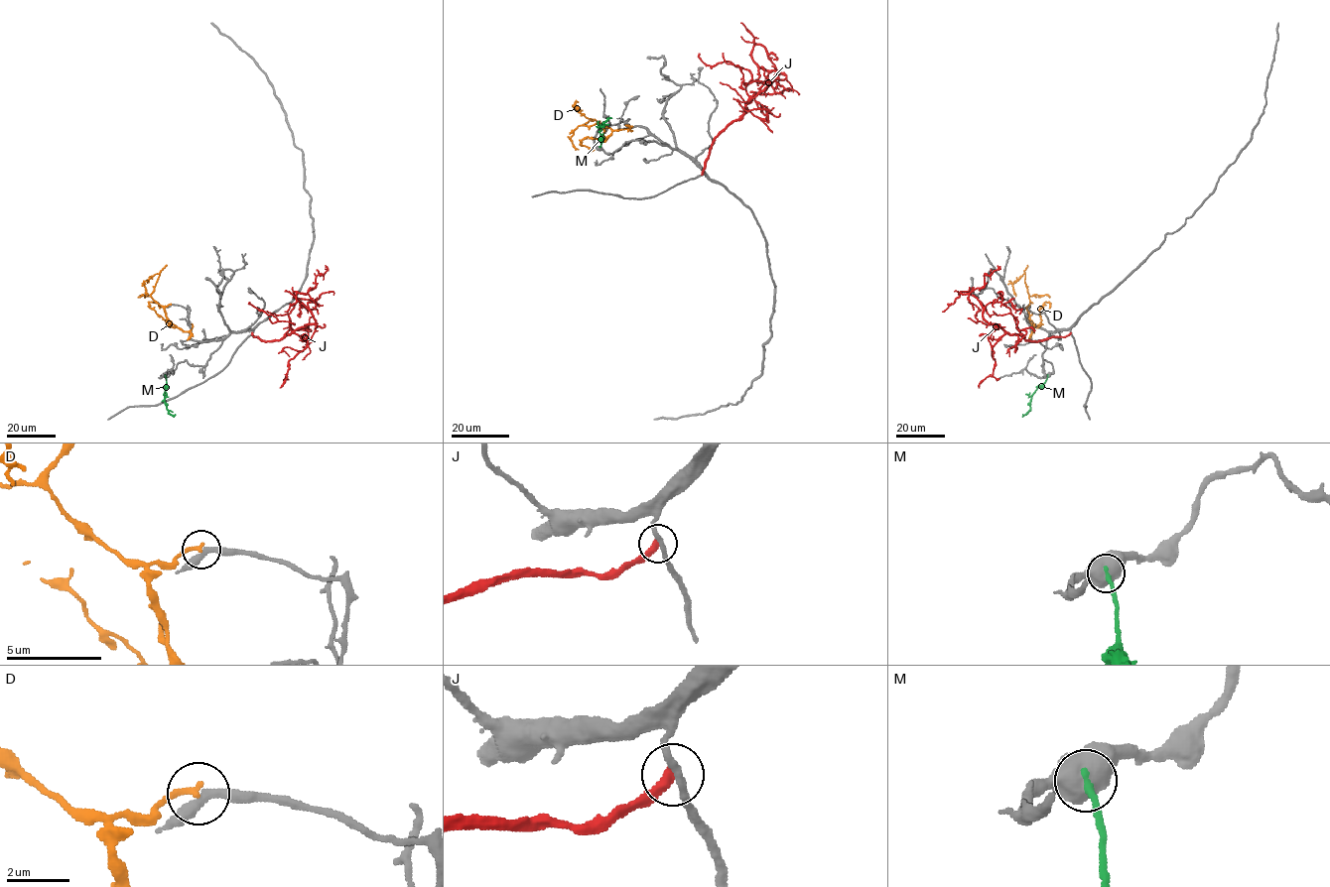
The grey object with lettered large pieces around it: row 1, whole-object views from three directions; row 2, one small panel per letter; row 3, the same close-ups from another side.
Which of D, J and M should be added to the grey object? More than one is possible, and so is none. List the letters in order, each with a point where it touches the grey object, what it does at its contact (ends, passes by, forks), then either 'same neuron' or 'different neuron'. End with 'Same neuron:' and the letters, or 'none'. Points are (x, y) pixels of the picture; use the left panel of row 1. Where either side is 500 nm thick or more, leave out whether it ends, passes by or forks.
D: meets grey at (171, 305); it ends there; different neuron
J: meets grey at (252, 332); it ends there; different neuron
M: meets grey at (165, 375); different neuron
Same neuron: none

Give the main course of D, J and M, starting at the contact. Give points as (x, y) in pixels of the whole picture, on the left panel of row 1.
D: (171, 305), (164, 307), (171, 326), (150, 308), (148, 302), (156, 302), (160, 308)
J: (251, 333), (278, 340), (313, 324), (313, 315), (294, 292), (314, 288), (315, 278), (328, 270), (325, 265)
M: (165, 375), (164, 402), (171, 414), (176, 414)

